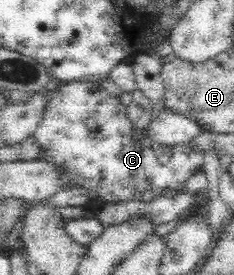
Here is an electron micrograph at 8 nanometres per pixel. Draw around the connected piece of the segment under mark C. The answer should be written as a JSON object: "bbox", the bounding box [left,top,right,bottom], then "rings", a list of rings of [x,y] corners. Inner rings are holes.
{"bbox":[33,82,206,214],"rings":[[[99,82],[61,83],[51,91],[43,119],[33,135],[39,146],[37,159],[51,164],[57,174],[68,175],[65,176],[64,187],[83,188],[87,192],[90,197],[88,204],[84,206],[87,214],[93,214],[95,209],[106,203],[131,201],[145,191],[179,191],[204,164],[206,152],[196,145],[159,145],[148,136],[146,128],[139,135],[133,136],[133,123],[125,107],[119,96],[109,94]]]}

